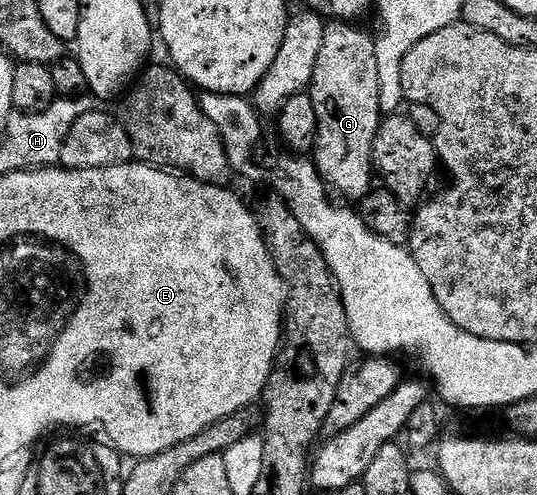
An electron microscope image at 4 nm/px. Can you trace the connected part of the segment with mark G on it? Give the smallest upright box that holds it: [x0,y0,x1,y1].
[309,20,385,200]

